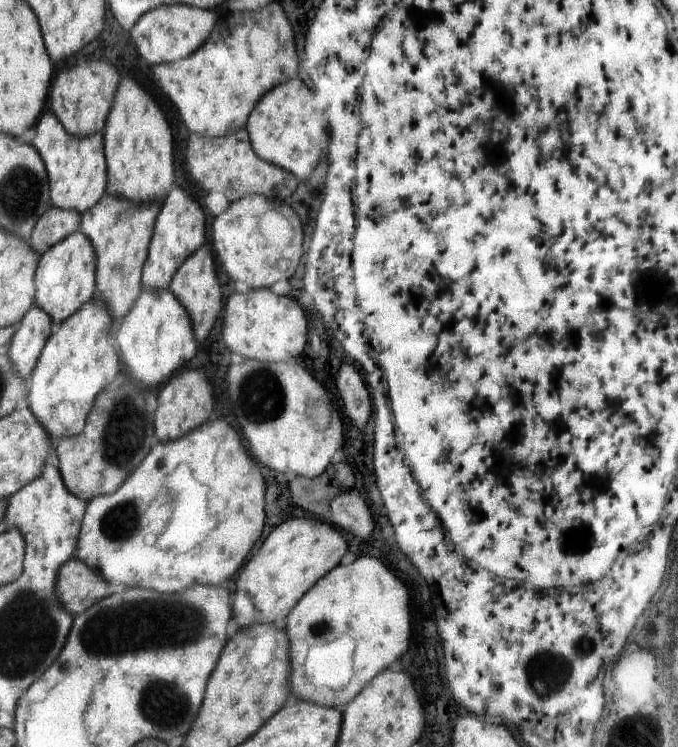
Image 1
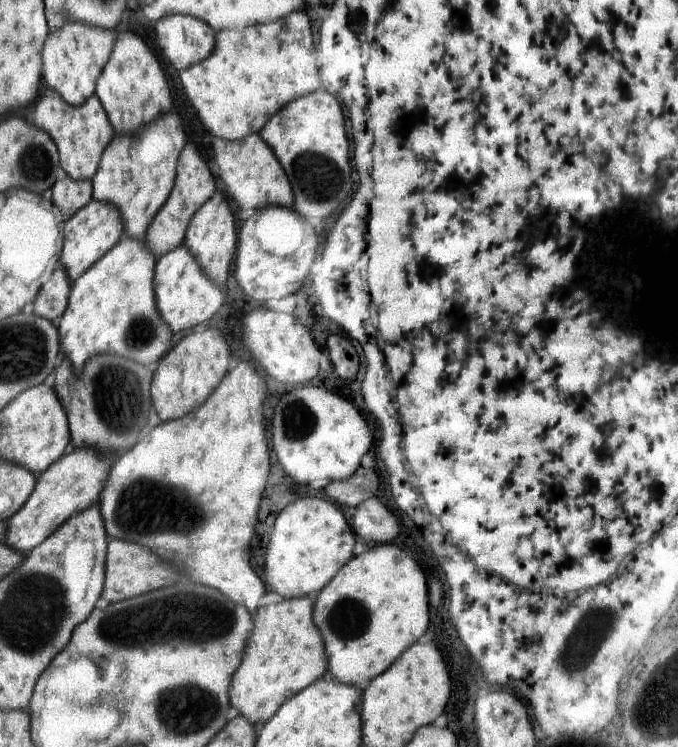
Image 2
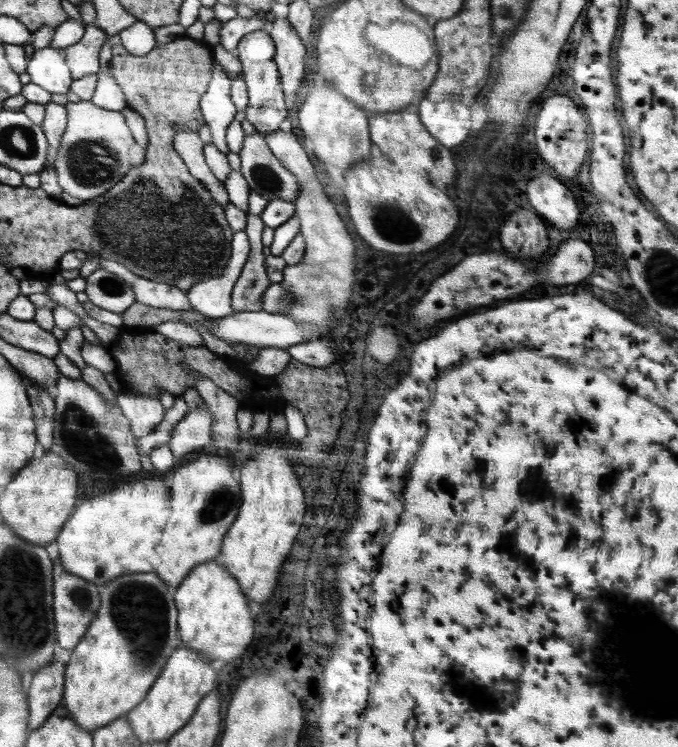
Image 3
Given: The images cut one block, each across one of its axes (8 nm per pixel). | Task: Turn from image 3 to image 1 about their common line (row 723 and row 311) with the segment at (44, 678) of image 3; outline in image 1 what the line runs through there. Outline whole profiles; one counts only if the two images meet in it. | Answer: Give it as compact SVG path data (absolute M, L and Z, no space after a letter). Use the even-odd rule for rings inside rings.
M34 303L20 321L20 328L14 331L8 356L14 364L14 370L20 374L20 378L24 378L24 382L37 365L40 353L51 335L52 323L50 316Z

